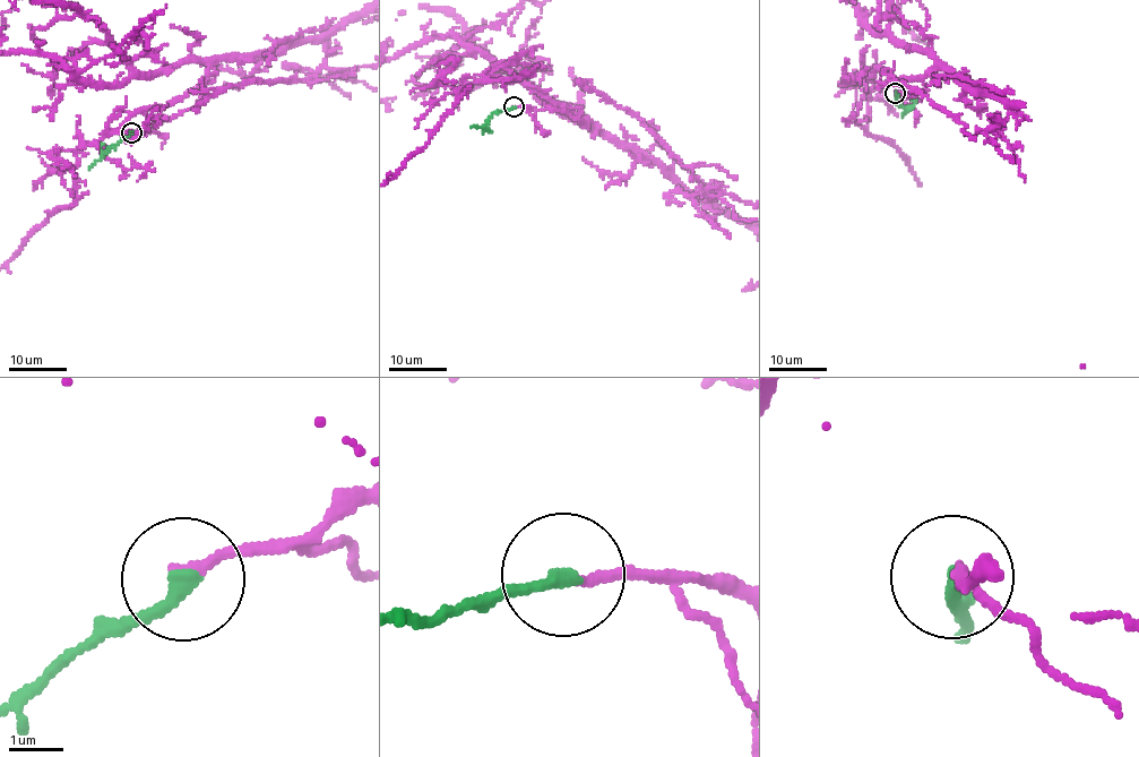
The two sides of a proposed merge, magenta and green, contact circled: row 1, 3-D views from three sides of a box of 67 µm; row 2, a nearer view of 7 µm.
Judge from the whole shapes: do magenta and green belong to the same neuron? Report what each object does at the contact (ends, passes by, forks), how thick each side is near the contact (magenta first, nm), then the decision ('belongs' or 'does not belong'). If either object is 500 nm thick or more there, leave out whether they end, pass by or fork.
magenta ends; green ends; calibres 170 and 260 nm; belongs

